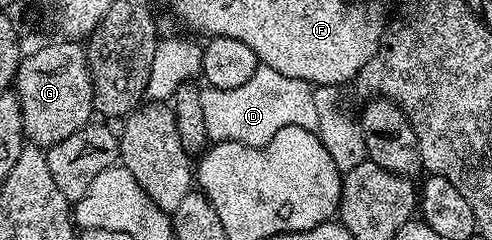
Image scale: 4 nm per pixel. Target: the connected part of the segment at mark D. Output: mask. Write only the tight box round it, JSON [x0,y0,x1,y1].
[201,64,318,147]

